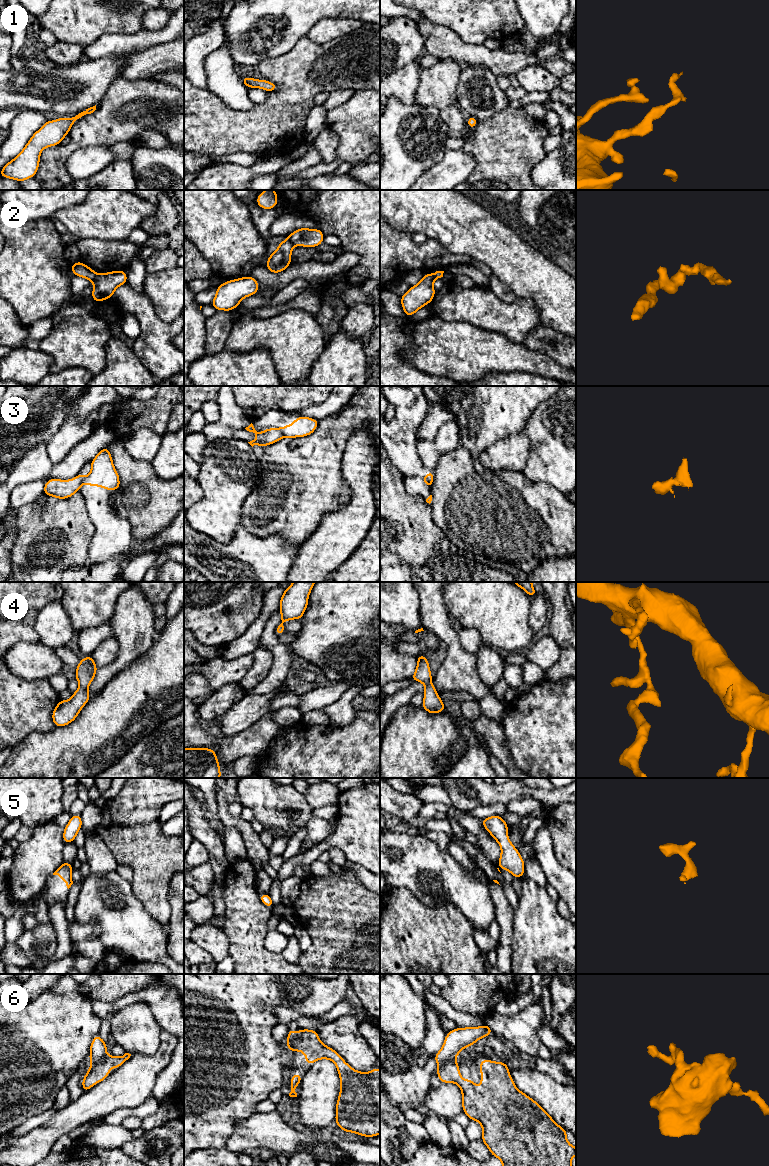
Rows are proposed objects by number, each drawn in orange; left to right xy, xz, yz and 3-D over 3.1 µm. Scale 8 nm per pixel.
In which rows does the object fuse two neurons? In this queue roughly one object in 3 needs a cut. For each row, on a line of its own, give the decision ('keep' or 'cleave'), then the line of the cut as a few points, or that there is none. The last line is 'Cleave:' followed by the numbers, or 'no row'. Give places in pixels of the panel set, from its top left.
1: keep; cut none
2: cleave; cut xz (289, 236), (293, 245)
3: cleave; cut xz (279, 429), (283, 436)
4: keep; cut none
5: keep; cut none
6: cleave; cut yz (454, 1057), (439, 1065)
Cleave: 2, 3, 6

